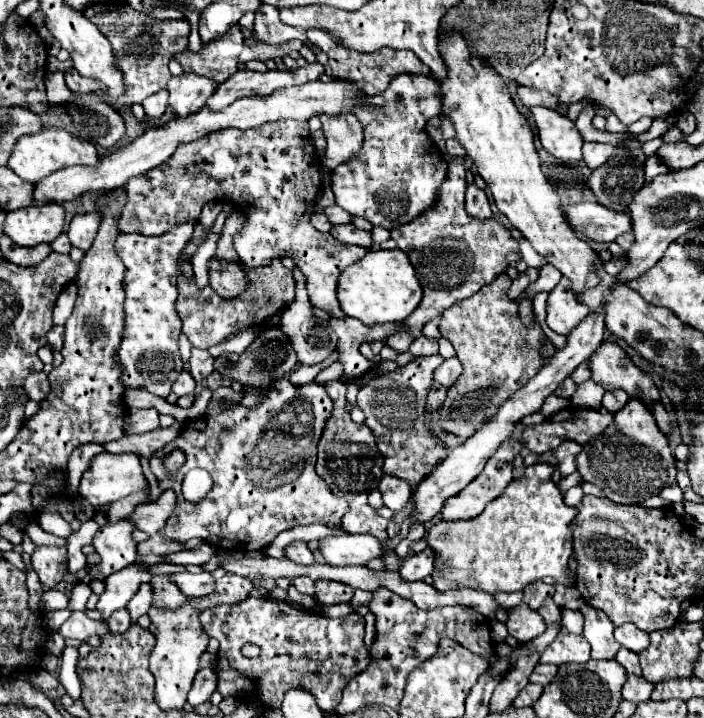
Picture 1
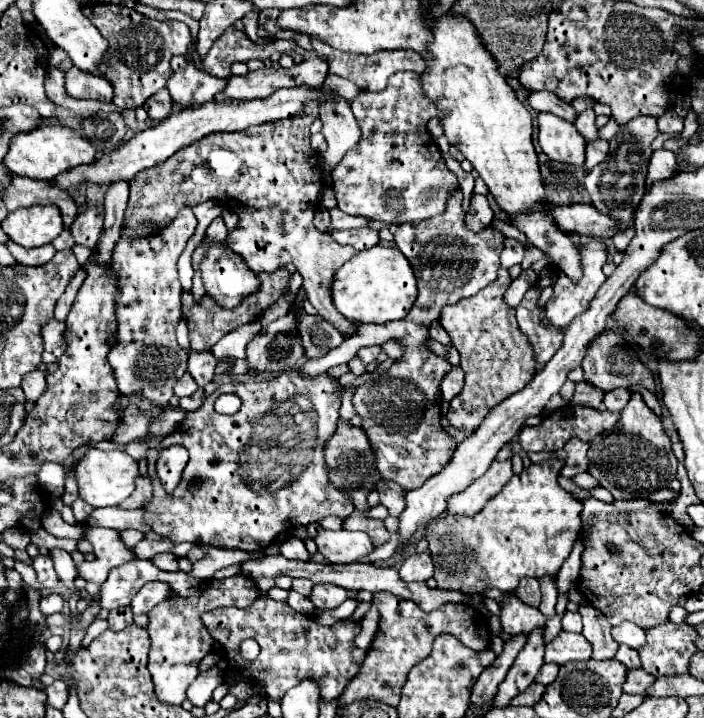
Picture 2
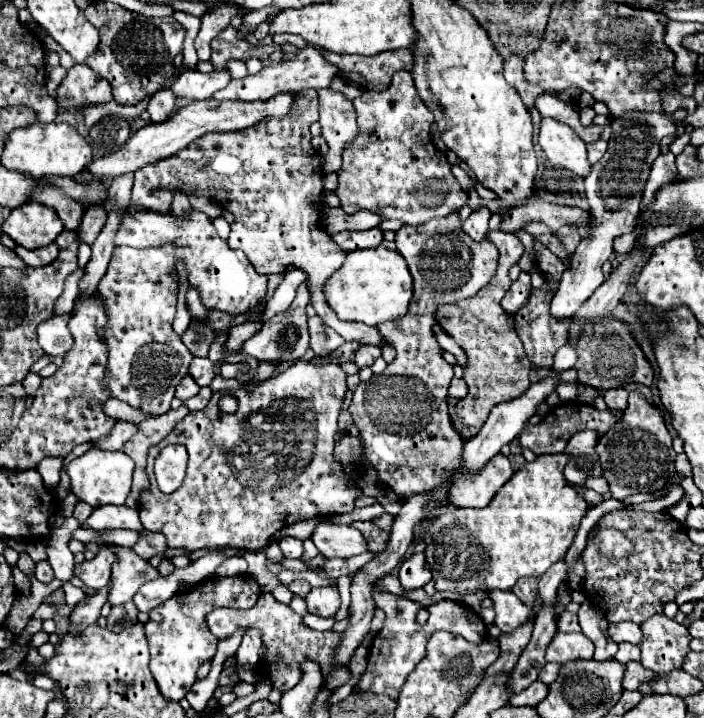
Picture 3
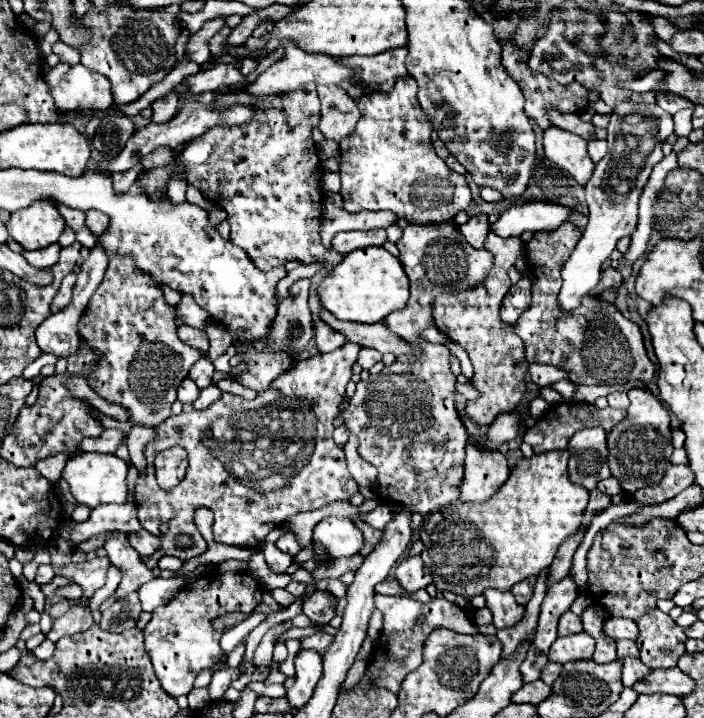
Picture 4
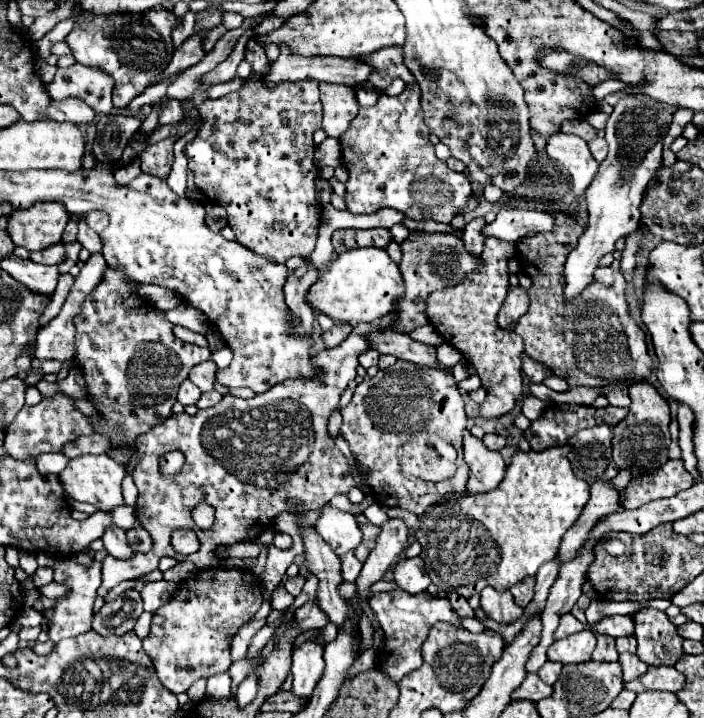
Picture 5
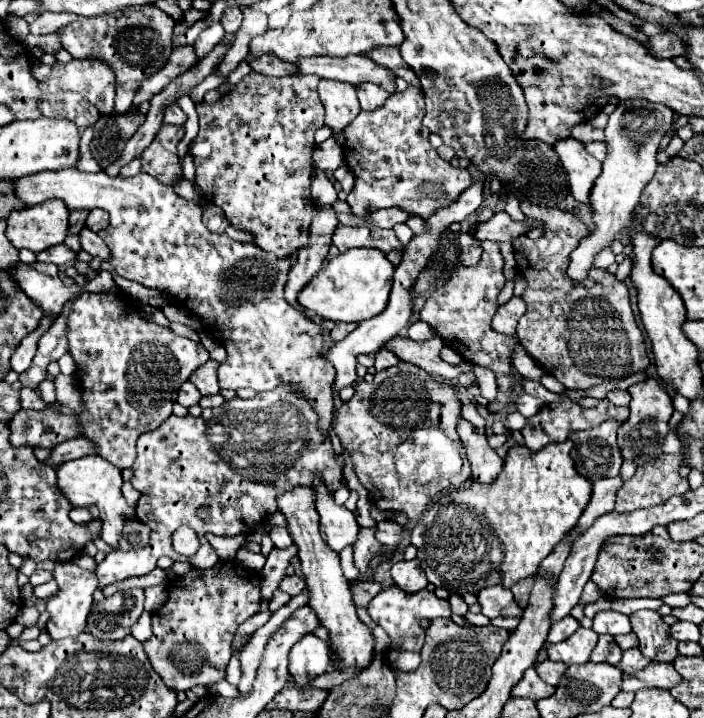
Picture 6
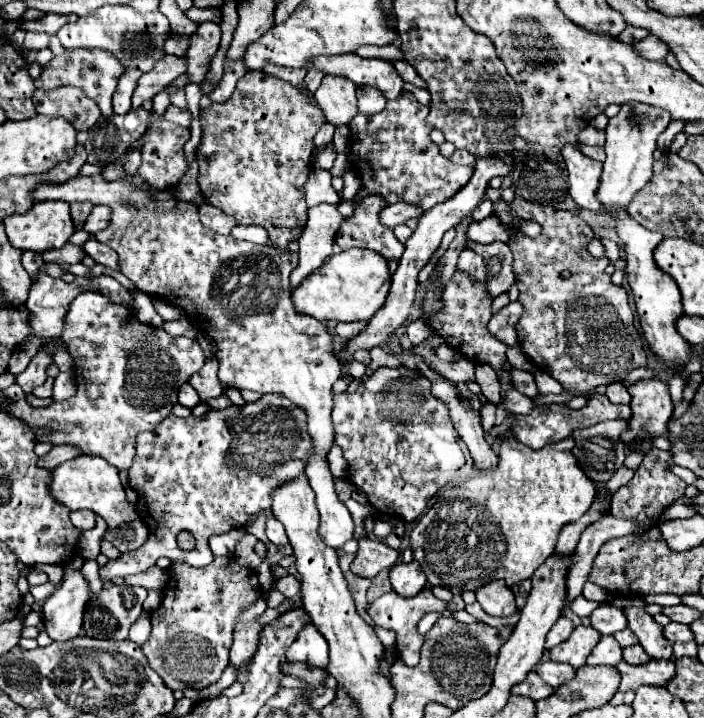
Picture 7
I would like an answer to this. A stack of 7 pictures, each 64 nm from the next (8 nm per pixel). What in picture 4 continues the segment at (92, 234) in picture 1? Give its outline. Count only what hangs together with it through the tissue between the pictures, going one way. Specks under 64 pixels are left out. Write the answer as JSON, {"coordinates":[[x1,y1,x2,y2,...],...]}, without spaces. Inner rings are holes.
{"coordinates":[[90,210,90,212,86,214,86,224,88,224,88,228,90,228,90,232,92,232,94,236,100,236,100,234,108,228,108,216,104,216,104,214,98,212,98,210]]}

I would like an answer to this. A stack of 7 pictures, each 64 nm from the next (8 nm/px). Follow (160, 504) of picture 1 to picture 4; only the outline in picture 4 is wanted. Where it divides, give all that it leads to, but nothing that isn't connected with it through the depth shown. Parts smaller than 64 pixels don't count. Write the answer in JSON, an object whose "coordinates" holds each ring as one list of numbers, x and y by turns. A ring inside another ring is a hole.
{"coordinates":[[106,504,106,506,98,506,92,510,90,518,82,524,74,522,70,528,70,538,68,544,76,546,80,542,86,542,92,536,98,536,102,532,112,532,112,530,120,530,120,532,138,532,142,526,136,518,136,504]]}

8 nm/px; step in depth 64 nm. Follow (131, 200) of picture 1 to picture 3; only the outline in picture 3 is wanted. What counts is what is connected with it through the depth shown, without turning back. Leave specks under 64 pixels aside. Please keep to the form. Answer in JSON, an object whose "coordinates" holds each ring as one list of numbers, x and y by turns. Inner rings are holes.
{"coordinates":[[302,90,294,96,292,112,284,118,264,118,260,124,254,124,252,128,244,128,240,132,212,132,208,136,202,136,200,140,194,140,188,146,188,154,200,156,200,160,182,160,180,156,170,156,168,160,160,160,156,164,148,164,148,168,140,168,136,172,134,188,132,188,132,200,136,204,144,204,146,208,156,208,156,212,168,212,172,204,172,192,180,188,184,194,196,194,206,196,212,202,220,202,224,210,228,210,234,216,232,232,230,232,230,248,242,250,256,272,262,274,280,274,284,268,288,268,288,262,308,274,308,288,312,292,312,306,322,318,322,322,330,328,334,328,344,340,348,342,360,342,382,348,386,342,380,336,380,330,376,326,368,326,362,322,344,322,338,320,336,312,324,304,322,286,324,280,336,268,340,268,346,260,346,252,340,252,336,248,336,242,320,228,318,214,322,208,322,156,312,148,310,140,310,124,318,120,318,94,316,90]]}

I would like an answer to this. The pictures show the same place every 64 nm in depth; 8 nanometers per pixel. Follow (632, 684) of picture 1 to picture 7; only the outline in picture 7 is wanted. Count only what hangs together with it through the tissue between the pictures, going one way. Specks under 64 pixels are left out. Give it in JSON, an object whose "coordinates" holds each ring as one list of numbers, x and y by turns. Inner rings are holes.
{"coordinates":[[634,644,634,646,628,646,622,650,622,656,628,664,646,664,650,662,650,656,644,652,644,648,640,644]]}

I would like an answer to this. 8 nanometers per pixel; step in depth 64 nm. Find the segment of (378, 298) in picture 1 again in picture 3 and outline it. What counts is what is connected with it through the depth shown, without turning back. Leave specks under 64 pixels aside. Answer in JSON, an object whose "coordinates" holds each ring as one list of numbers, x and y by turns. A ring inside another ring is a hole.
{"coordinates":[[384,246,348,252,346,262,324,284,324,296,328,306,340,320,354,320,378,326,384,320,396,320,408,312,412,298,412,276,406,268,406,260]]}

